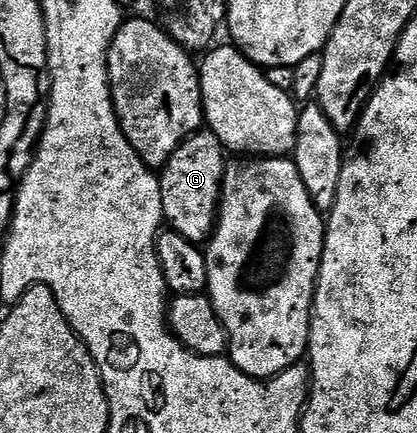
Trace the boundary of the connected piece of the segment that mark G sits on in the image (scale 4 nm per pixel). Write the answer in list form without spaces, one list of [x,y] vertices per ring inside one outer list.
[[[199,131],[183,141],[161,170],[163,218],[169,228],[184,235],[184,239],[202,243],[214,232],[222,195],[222,175],[228,164],[225,155],[222,141],[216,134]]]

